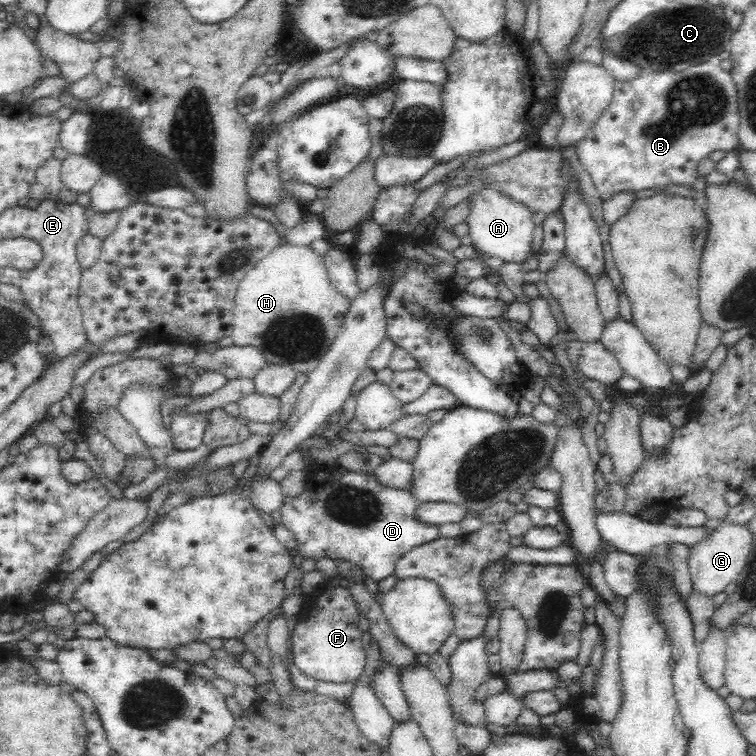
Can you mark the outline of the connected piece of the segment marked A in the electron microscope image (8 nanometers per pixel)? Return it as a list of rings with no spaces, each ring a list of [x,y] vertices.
[[[494,187],[476,190],[466,200],[470,201],[470,213],[465,223],[469,228],[471,244],[478,252],[481,252],[484,257],[502,258],[504,262],[522,264],[530,259],[529,253],[532,252],[530,244],[535,225],[528,208]]]

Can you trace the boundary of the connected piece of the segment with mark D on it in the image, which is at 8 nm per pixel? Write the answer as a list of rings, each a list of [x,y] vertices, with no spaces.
[[[337,464],[332,467],[319,467],[319,471],[316,472],[316,486],[312,486],[312,490],[304,490],[296,496],[285,495],[279,508],[281,523],[292,532],[297,541],[294,554],[315,561],[326,557],[333,561],[346,560],[360,566],[365,576],[378,582],[394,574],[396,562],[412,548],[440,538],[439,526],[424,524],[416,518],[418,502],[409,490],[383,486],[373,474],[350,472]]]

